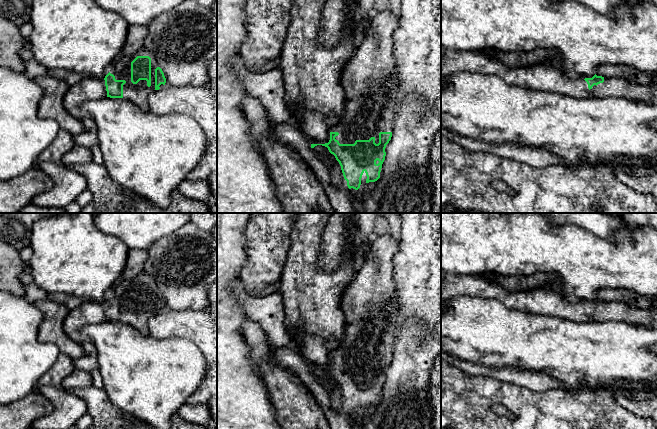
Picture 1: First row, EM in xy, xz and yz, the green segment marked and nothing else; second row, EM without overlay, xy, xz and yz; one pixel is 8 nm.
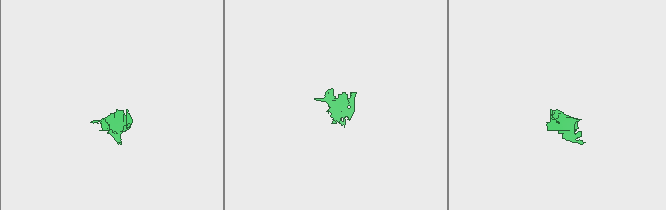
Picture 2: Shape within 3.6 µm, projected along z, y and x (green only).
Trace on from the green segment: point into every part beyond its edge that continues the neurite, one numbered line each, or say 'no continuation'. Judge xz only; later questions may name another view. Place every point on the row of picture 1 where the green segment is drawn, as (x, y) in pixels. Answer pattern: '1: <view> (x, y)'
1: xz (356, 83)
2: xz (337, 179)

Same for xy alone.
1: xy (138, 94)

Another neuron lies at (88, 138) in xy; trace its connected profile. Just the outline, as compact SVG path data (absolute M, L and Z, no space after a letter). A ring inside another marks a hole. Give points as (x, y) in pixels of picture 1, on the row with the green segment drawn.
M92 117L83 119L84 130L73 136L75 144L84 146L88 149L98 145L98 134L95 120Z

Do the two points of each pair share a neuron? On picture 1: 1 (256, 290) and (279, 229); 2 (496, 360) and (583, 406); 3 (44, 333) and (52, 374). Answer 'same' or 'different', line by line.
1: same
2: different
3: same

